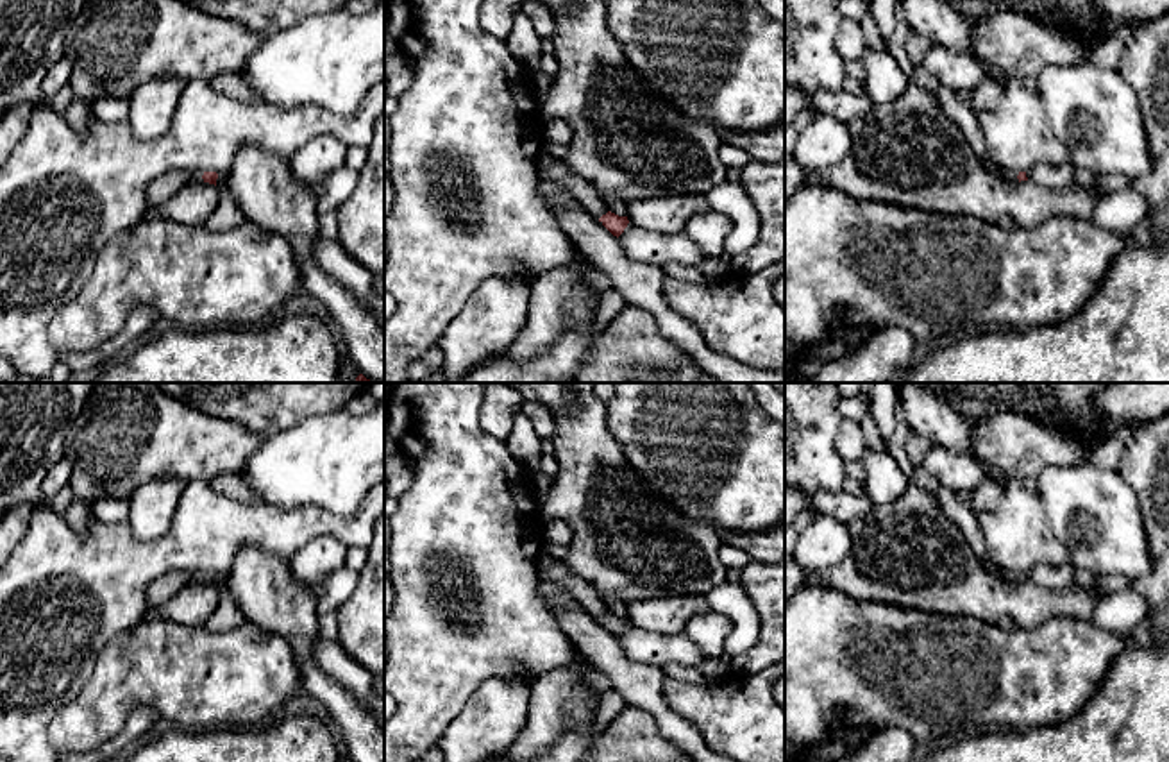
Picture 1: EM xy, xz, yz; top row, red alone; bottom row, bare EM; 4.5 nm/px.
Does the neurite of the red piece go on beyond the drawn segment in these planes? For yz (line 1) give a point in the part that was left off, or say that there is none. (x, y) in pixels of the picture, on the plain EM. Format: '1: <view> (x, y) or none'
1: yz (1009, 576)

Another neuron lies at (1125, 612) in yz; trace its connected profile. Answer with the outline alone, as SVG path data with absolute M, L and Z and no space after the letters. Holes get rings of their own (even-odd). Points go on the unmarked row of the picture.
M1131 588L1103 597L1090 617L1090 622L1108 633L1140 633L1149 617L1146 599Z

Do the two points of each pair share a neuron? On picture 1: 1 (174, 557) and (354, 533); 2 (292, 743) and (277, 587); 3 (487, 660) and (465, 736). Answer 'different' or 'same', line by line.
1: same
2: different
3: different

